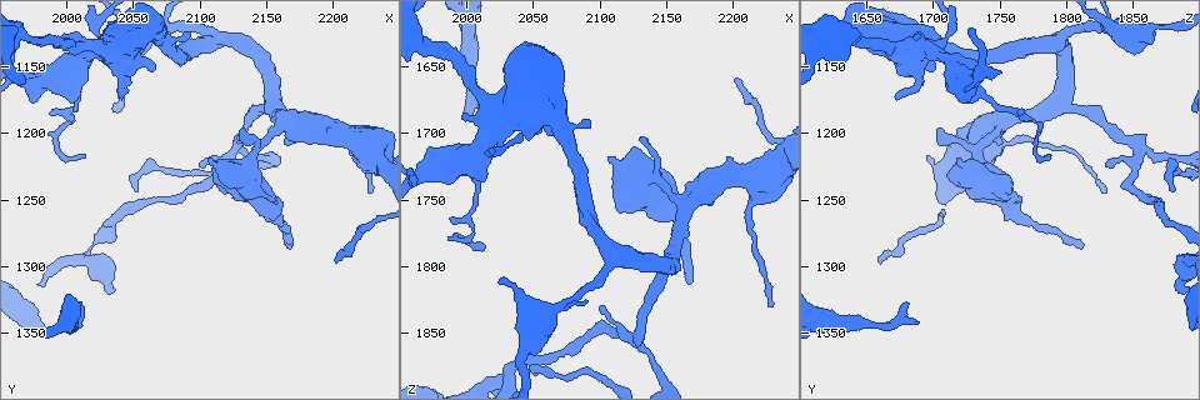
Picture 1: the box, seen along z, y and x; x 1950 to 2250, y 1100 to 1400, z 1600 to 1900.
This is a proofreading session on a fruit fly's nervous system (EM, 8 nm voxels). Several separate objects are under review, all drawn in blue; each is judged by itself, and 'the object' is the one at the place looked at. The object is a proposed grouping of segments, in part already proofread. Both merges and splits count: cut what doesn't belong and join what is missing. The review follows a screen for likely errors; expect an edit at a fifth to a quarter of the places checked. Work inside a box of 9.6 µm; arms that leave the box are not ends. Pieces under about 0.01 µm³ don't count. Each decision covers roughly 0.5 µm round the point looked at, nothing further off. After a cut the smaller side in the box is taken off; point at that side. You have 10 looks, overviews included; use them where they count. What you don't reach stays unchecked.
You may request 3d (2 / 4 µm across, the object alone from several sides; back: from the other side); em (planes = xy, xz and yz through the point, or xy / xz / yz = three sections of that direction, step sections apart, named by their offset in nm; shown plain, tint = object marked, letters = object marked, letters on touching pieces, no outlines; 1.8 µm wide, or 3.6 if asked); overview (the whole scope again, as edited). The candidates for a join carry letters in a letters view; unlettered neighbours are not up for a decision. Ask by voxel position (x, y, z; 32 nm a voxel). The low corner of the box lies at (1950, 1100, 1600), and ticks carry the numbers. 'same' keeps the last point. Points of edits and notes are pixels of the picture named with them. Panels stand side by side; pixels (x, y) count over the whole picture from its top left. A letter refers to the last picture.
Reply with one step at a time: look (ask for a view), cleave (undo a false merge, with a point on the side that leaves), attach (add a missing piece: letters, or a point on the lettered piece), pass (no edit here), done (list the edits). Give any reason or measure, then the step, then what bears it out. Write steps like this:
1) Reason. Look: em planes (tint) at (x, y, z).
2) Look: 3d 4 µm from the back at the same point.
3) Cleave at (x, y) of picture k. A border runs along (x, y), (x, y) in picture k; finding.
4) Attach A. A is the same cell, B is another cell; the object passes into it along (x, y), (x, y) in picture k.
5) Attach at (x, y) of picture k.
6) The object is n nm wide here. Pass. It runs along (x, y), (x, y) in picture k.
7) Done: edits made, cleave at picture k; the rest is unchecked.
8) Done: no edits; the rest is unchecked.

Tapers out. Look: em planes (tint) at (2202, 1298, 1660).

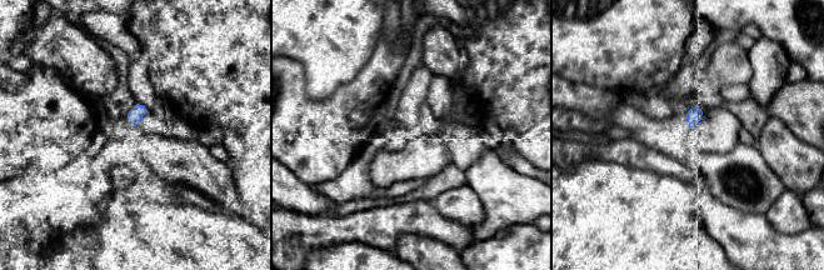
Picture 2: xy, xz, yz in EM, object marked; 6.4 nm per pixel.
Look: em planes (letters) at the same point.

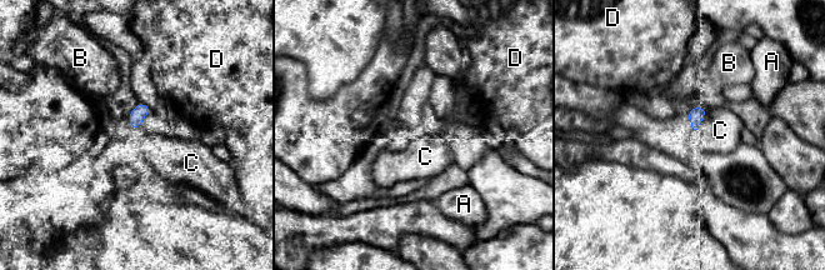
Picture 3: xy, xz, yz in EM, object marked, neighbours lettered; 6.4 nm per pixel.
Pass. A, B, C and D are other cells; no lettered piece goes on from it.

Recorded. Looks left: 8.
An open end. Look: em xy step 16 (tint) at (2168, 1286, 1810).

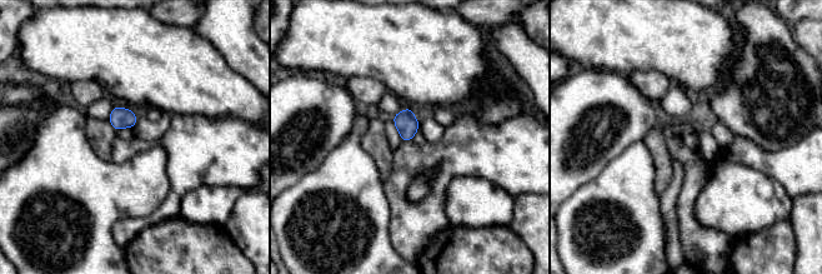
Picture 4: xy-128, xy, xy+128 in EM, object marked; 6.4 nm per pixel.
Cut it another way. Look: em planes (letters) at the same point.

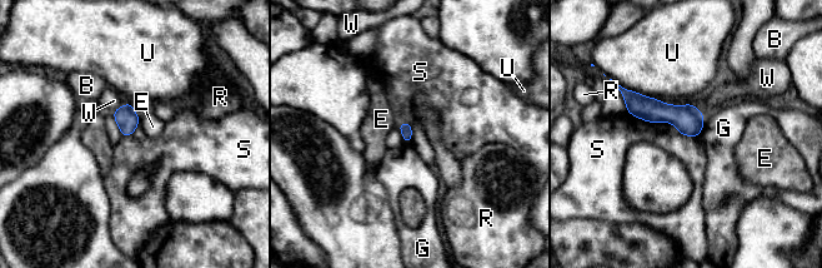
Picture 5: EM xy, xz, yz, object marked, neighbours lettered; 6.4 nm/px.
Pass. B, E, G, R, S, U and W are other cells; a border runs along (627, 113), (651, 124) in picture 5; no lettered piece goes on from it.

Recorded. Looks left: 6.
Abrupt turn. Look: 3d 4 µm at (2022, 1128, 1710).

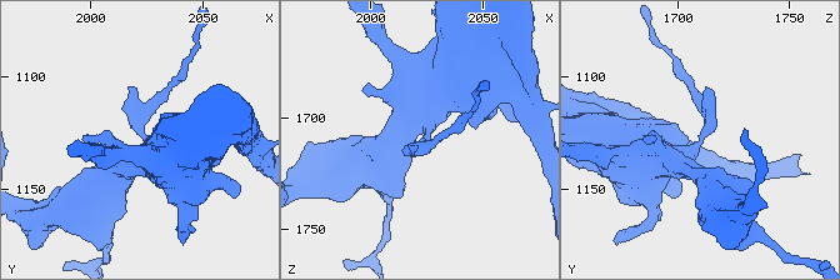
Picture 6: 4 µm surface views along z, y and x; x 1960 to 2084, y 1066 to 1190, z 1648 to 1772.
Need the tissue. Look: em planes (tint) at (2024, 1125, 1710).

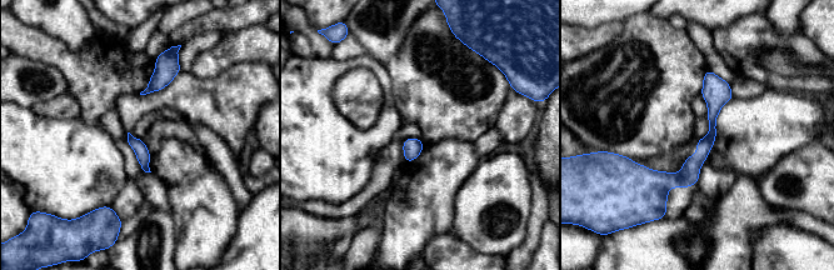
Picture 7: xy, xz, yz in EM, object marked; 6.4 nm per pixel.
See the neighbours. Look: em planes (letters) at the same point.

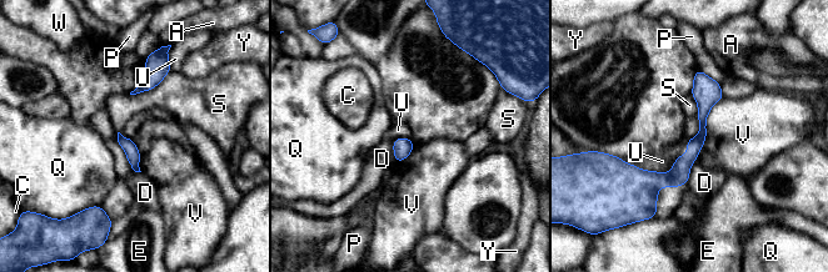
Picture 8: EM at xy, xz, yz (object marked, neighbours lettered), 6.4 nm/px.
Pass. A, C, D, E, P, Q, S, U, V, W and Y are other cells; a border runs along (619, 157), (642, 169), (663, 172) in picture 8; all the same neuron.

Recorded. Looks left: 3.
Sudden change in width. Look: 3d 4 µm at (2042, 1122, 1874).

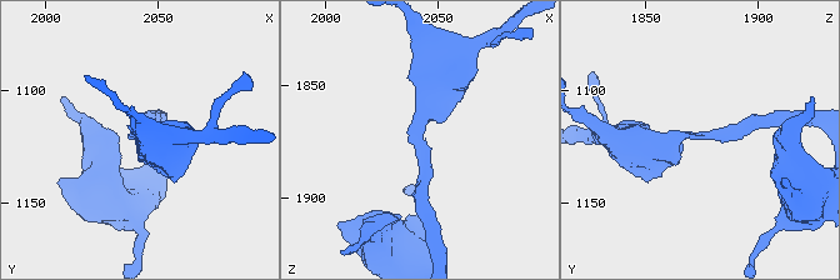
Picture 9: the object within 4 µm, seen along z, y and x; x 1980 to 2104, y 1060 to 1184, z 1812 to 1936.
The arms are 200, 500 nm wide. Look: em planes (letters) at (2043, 1120, 1873).

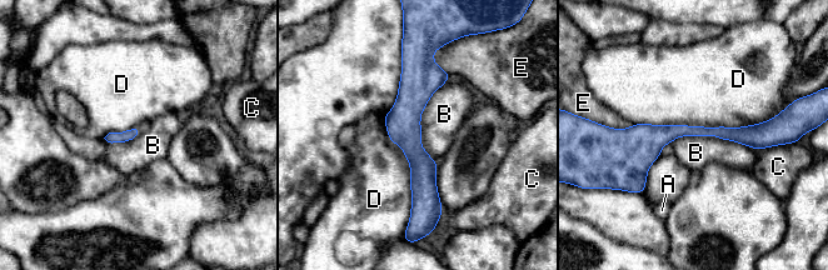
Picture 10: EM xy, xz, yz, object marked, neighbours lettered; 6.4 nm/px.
The object is 70 nm wide here. Pass. A, B, C, D and E are other cells; a border runs along (452, 75), (423, 110), (422, 141) in picture 10; continuous, no second neuron.

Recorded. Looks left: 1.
Done: no edits; the rest is unchecked.

